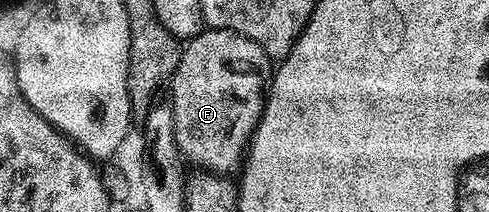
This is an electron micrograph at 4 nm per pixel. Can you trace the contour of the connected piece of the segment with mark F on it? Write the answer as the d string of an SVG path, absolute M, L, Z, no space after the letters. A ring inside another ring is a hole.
M228 28L201 30L197 36L187 41L180 53L178 66L170 77L170 107L174 114L174 134L185 161L200 162L199 165L203 169L211 172L231 173L231 168L235 169L248 151L252 131L256 128L264 109L265 92L269 83L270 61L262 46L258 46L258 42Z

